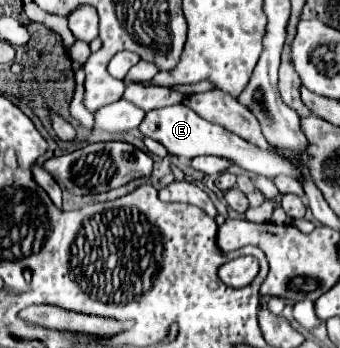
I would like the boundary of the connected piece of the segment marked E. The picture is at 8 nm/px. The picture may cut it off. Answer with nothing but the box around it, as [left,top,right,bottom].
[139,106,303,184]

